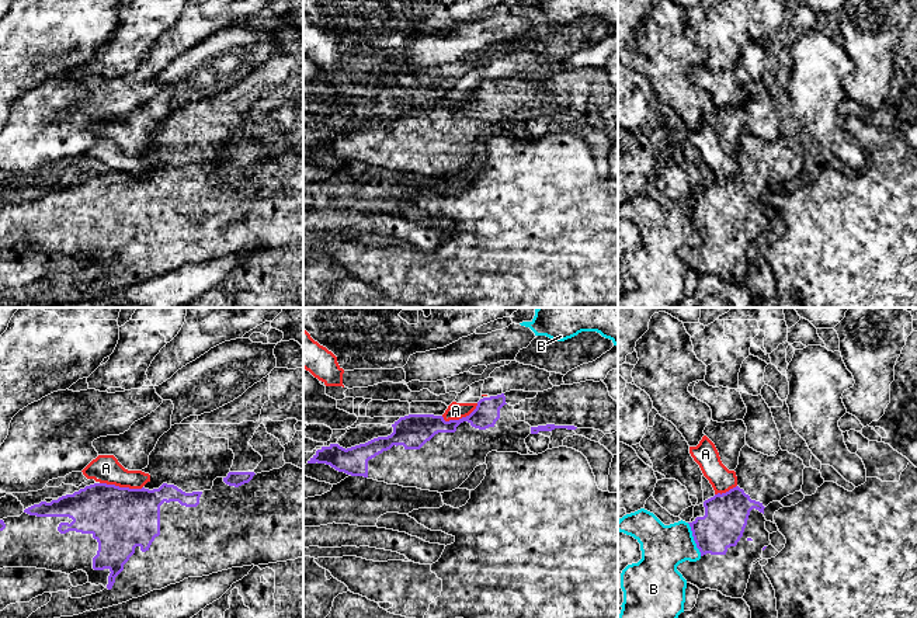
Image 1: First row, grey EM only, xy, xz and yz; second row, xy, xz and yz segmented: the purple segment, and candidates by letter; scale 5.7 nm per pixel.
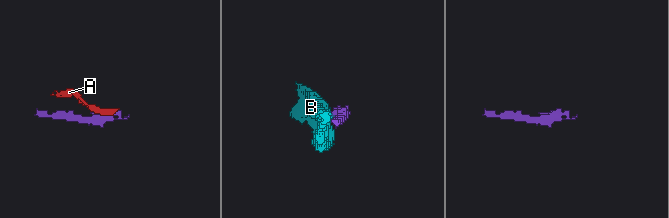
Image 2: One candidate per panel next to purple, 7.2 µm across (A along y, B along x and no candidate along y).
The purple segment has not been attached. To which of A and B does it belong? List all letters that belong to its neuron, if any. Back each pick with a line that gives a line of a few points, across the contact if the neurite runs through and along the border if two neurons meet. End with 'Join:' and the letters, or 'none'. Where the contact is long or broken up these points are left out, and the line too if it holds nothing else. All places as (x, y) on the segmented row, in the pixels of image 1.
Join: none

